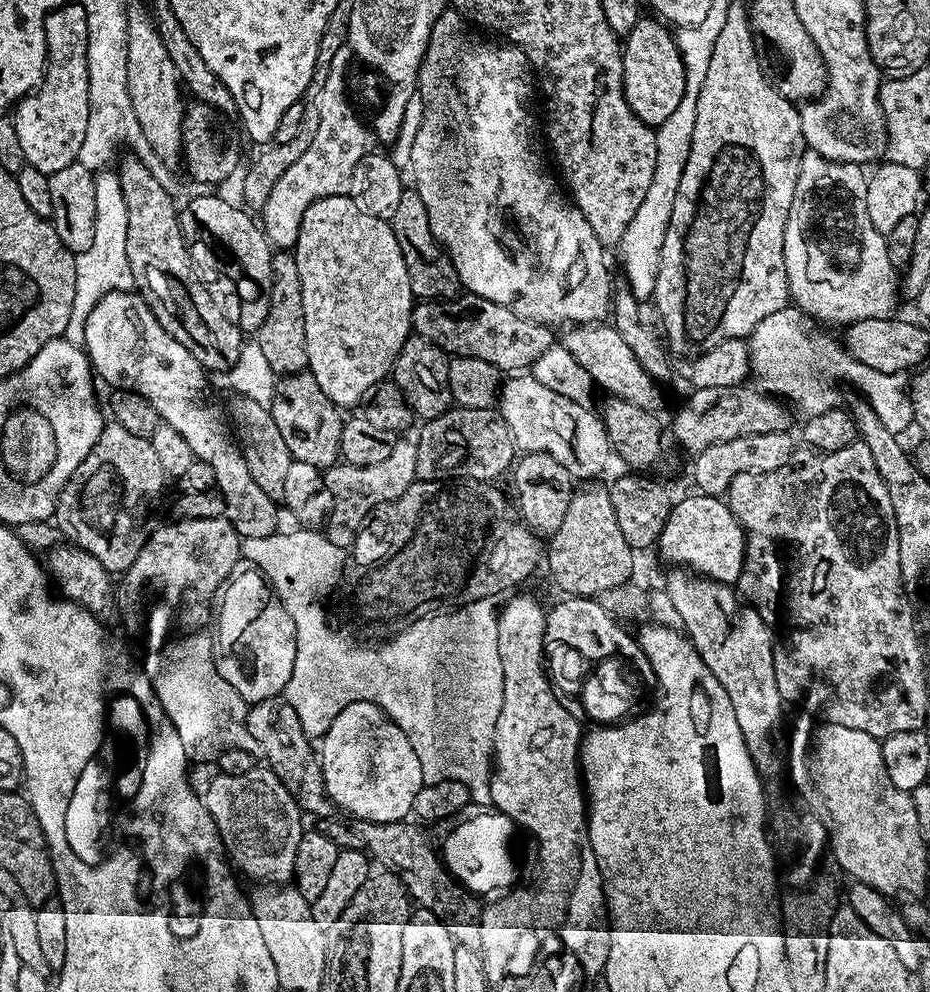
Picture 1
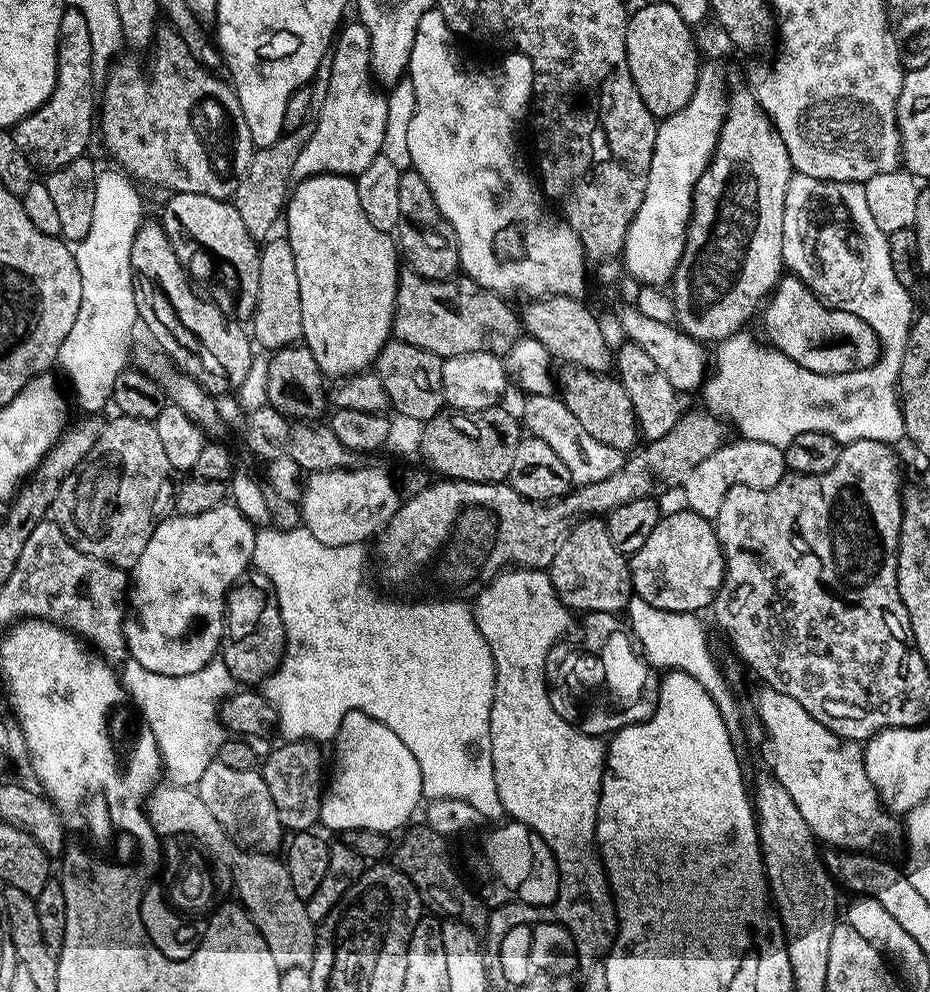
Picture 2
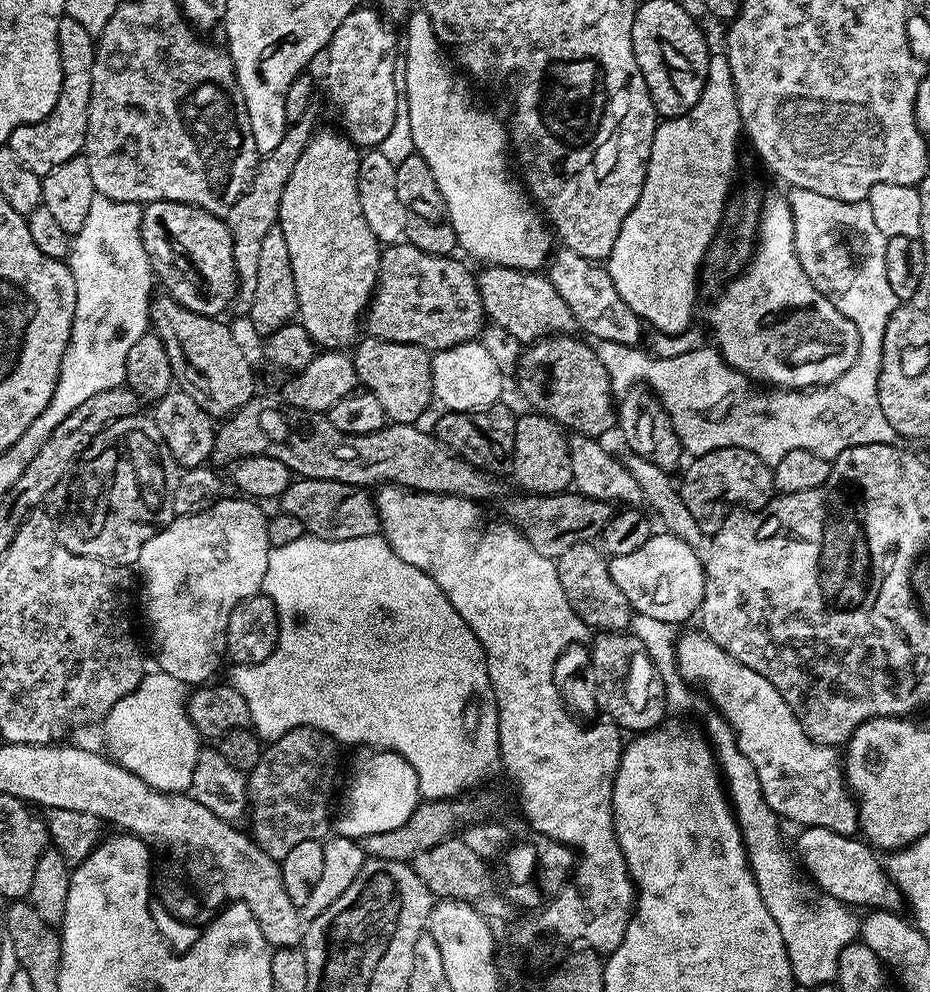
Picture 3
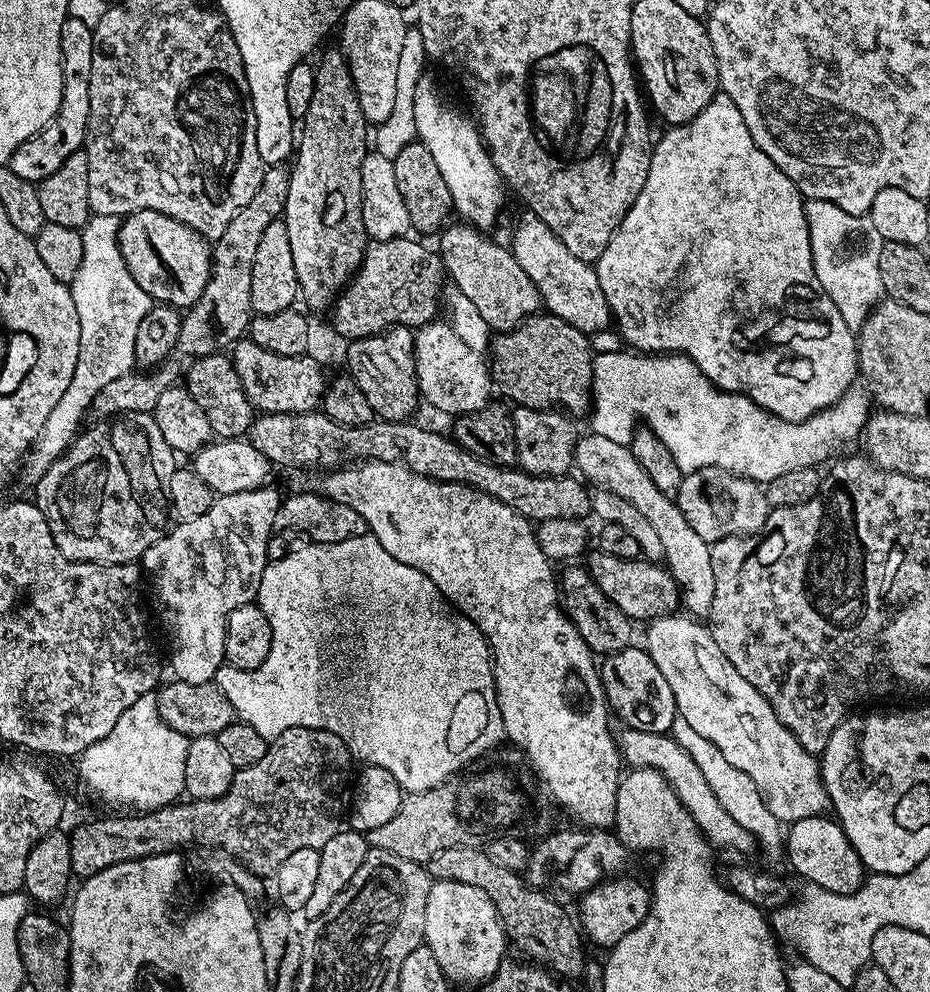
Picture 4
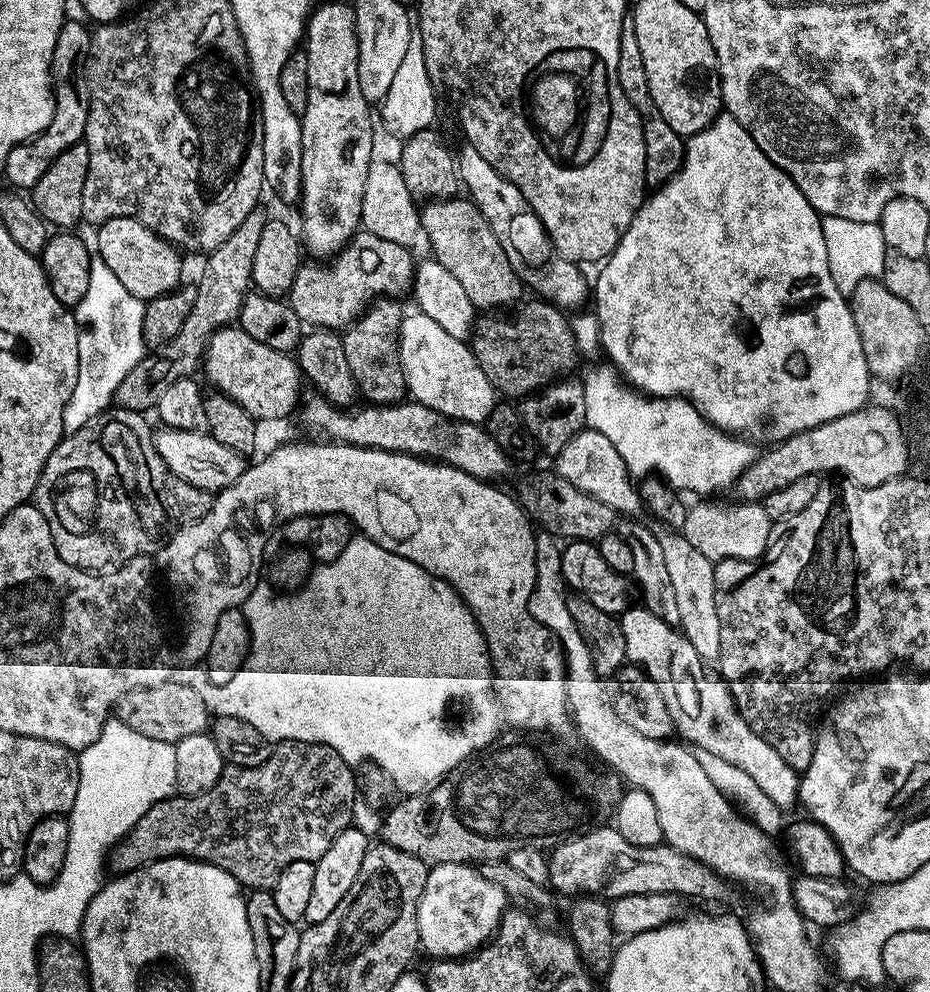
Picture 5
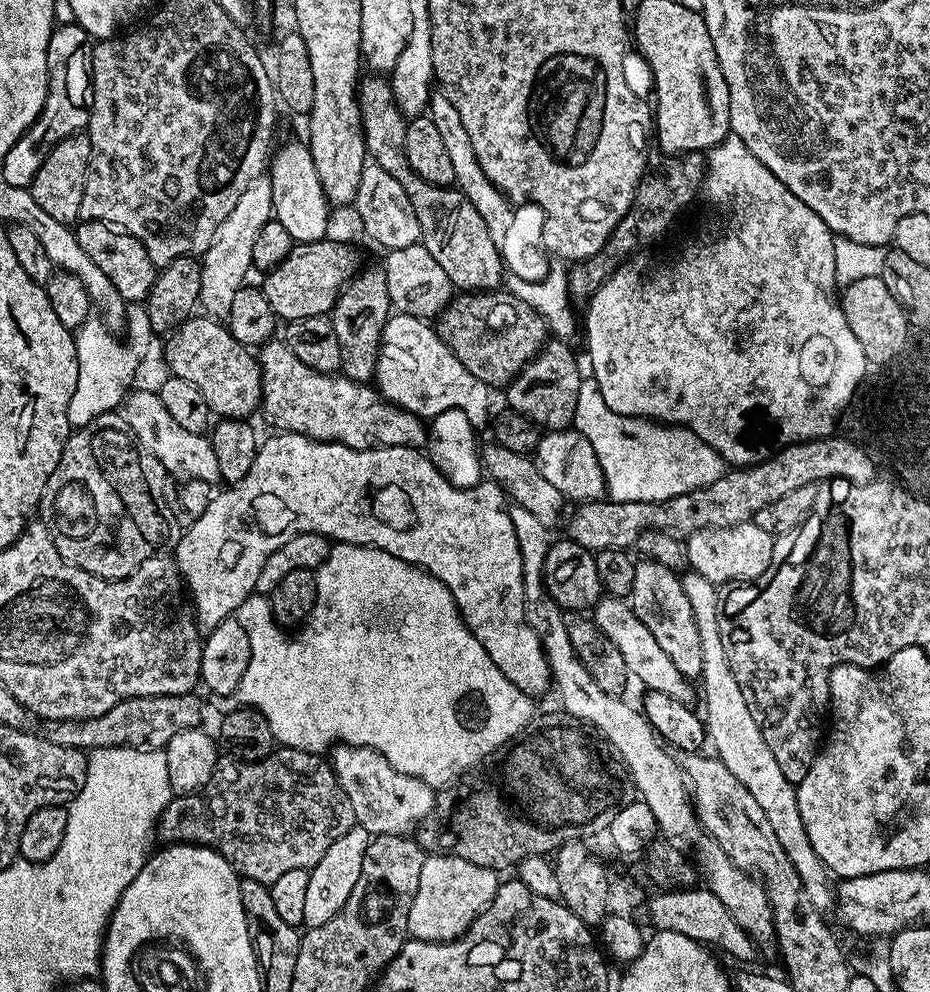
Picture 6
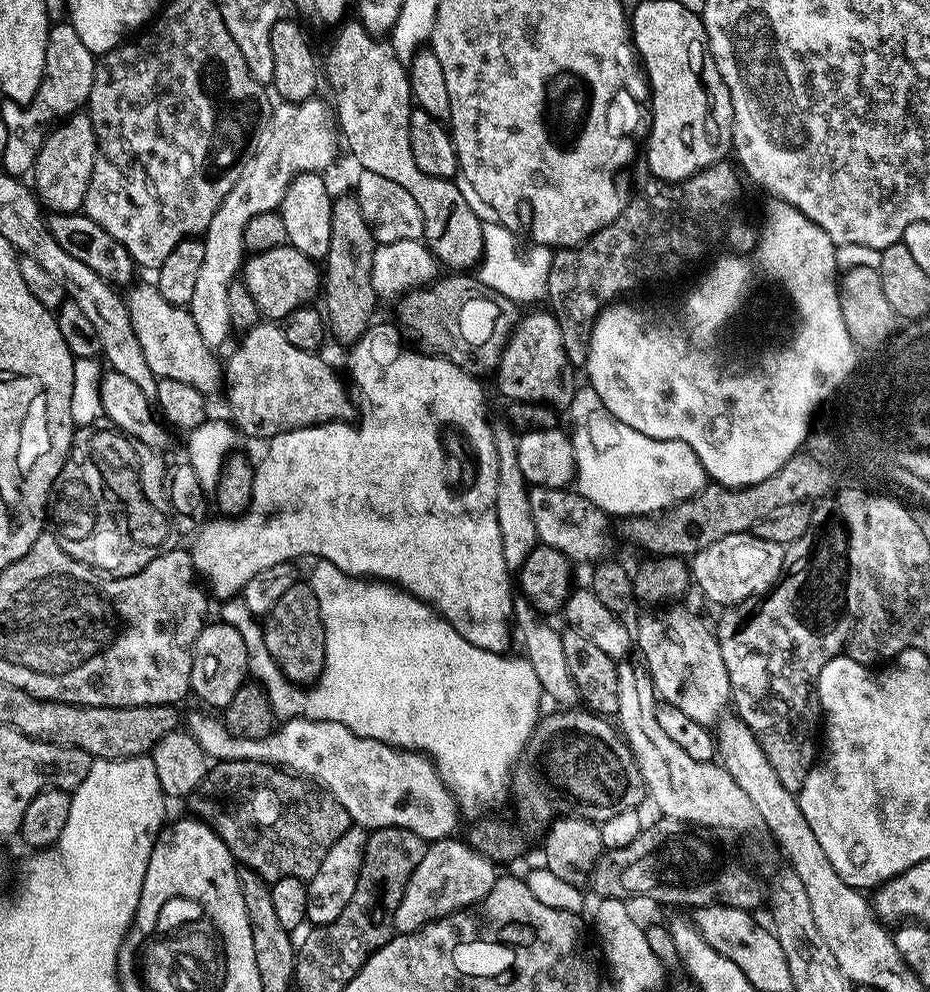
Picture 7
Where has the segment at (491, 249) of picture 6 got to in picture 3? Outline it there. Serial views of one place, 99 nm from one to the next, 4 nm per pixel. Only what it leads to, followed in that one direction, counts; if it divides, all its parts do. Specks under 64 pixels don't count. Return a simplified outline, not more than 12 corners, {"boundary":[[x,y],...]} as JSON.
{"boundary":[[484,266],[487,319],[521,345],[572,334],[547,275]]}

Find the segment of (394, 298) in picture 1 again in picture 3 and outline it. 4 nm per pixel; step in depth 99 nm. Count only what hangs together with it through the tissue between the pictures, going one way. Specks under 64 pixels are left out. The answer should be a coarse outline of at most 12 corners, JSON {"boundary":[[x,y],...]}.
{"boundary":[[313,135],[278,221],[324,350],[361,335],[382,245],[358,202],[361,153]]}

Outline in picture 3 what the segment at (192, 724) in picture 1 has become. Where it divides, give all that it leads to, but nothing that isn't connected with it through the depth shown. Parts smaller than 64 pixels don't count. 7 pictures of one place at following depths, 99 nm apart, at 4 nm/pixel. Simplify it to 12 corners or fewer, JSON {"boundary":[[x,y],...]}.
{"boundary":[[149,671],[102,727],[111,759],[191,789],[202,737],[186,686]]}

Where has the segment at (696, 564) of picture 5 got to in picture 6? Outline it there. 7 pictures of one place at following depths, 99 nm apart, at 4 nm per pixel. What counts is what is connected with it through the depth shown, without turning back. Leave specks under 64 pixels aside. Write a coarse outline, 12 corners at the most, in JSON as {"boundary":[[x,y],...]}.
{"boundary":[[683,573],[711,751],[754,794],[806,898],[831,909],[834,884],[746,698],[718,626],[721,593]]}

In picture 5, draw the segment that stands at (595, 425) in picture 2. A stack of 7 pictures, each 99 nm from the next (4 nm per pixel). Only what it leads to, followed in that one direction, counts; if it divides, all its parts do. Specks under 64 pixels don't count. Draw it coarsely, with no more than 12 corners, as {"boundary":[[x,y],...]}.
{"boundary":[[532,298],[480,314],[470,347],[497,393],[536,394],[578,363],[569,319]]}

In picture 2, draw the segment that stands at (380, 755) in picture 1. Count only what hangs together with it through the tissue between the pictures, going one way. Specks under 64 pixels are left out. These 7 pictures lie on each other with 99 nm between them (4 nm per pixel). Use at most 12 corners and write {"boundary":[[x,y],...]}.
{"boundary":[[365,712],[342,718],[321,825],[392,834],[424,796],[418,758]]}

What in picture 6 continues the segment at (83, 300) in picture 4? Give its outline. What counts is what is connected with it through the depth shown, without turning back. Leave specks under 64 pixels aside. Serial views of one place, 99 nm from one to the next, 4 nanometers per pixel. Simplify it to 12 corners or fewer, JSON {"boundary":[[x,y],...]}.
{"boundary":[[147,307],[127,309],[128,348],[100,318],[75,333],[78,386],[68,423],[119,409],[154,336]]}

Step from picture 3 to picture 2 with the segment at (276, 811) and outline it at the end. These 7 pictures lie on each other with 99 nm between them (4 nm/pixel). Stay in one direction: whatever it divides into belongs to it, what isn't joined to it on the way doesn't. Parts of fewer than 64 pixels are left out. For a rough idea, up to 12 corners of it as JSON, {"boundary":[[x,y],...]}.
{"boundary":[[290,740],[262,775],[285,829],[317,827],[321,745]]}

